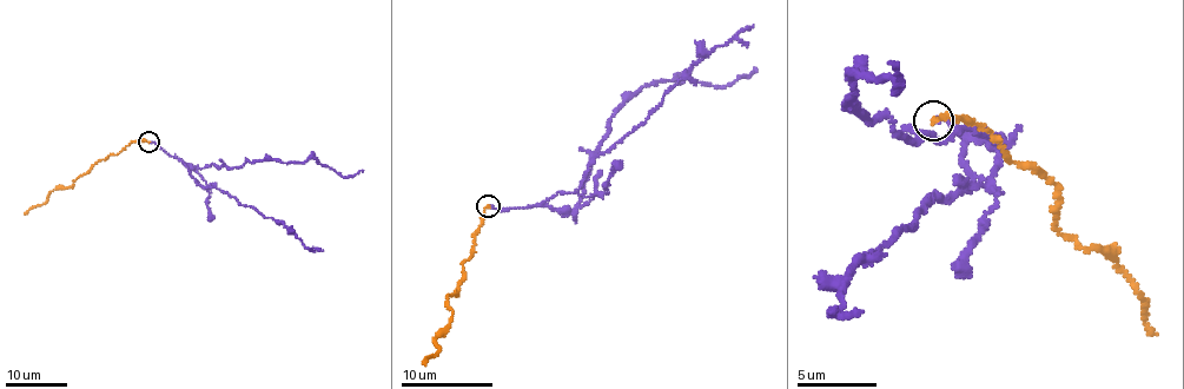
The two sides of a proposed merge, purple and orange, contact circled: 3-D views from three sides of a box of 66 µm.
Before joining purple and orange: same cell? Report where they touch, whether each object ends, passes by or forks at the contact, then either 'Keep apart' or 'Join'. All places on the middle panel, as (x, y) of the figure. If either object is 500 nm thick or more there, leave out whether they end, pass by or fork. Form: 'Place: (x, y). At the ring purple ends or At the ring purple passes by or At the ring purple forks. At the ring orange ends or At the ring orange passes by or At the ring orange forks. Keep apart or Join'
Place: (488, 205). At the ring purple ends. At the ring orange ends. Keep apart

